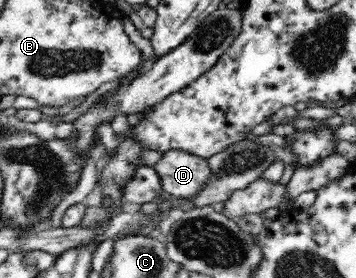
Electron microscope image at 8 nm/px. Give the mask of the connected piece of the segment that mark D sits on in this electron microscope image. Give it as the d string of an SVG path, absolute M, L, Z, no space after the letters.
M182 150L163 152L153 168L161 177L163 190L182 200L201 192L212 176L207 159Z

